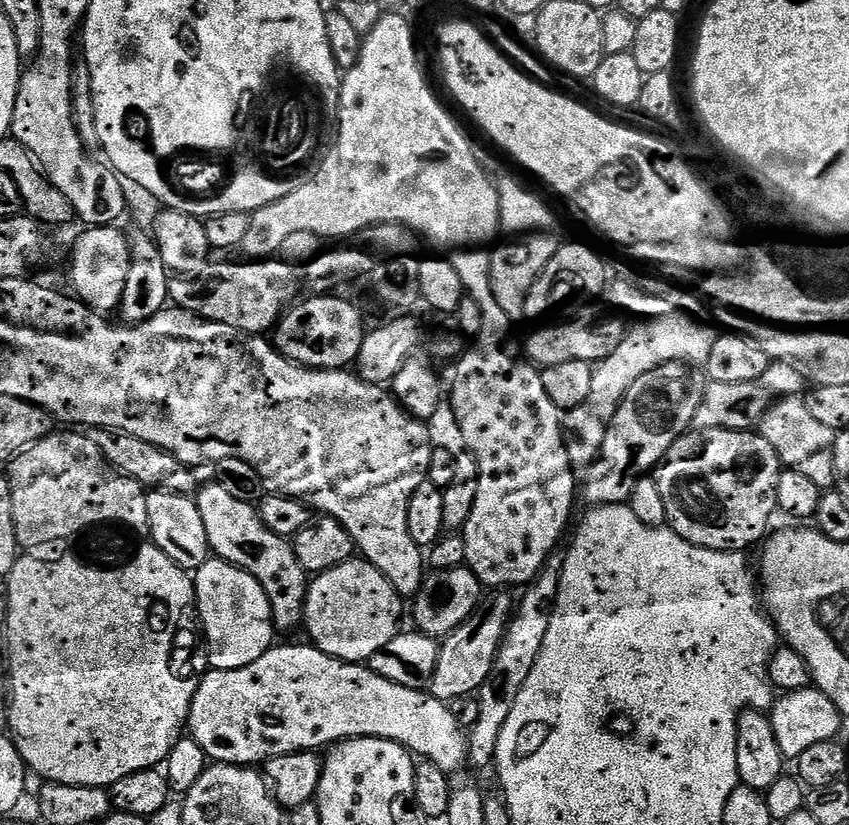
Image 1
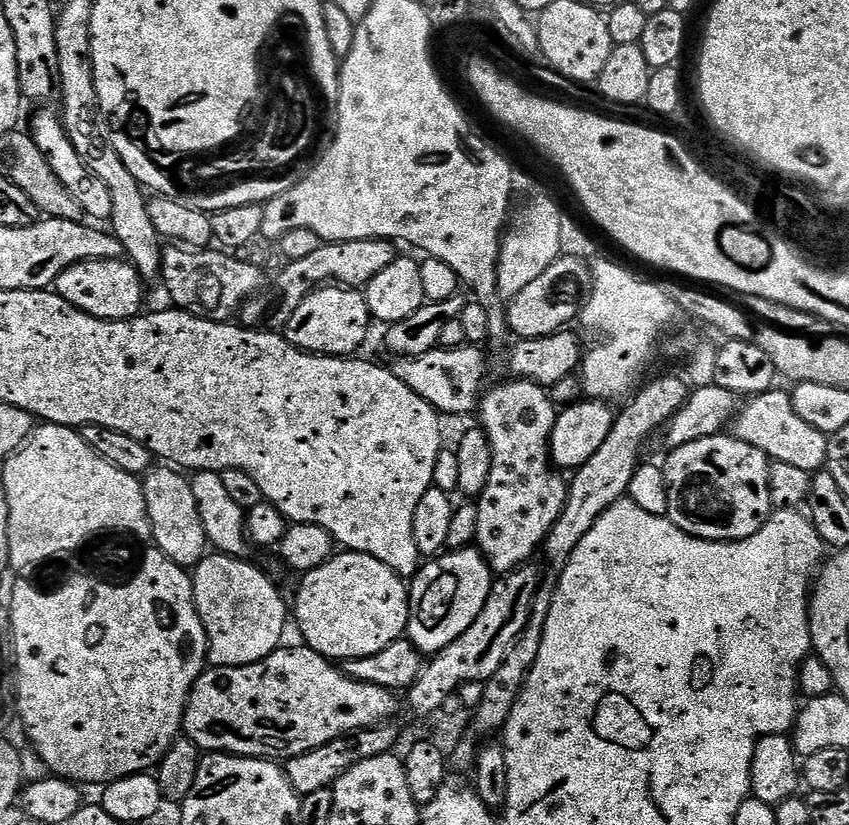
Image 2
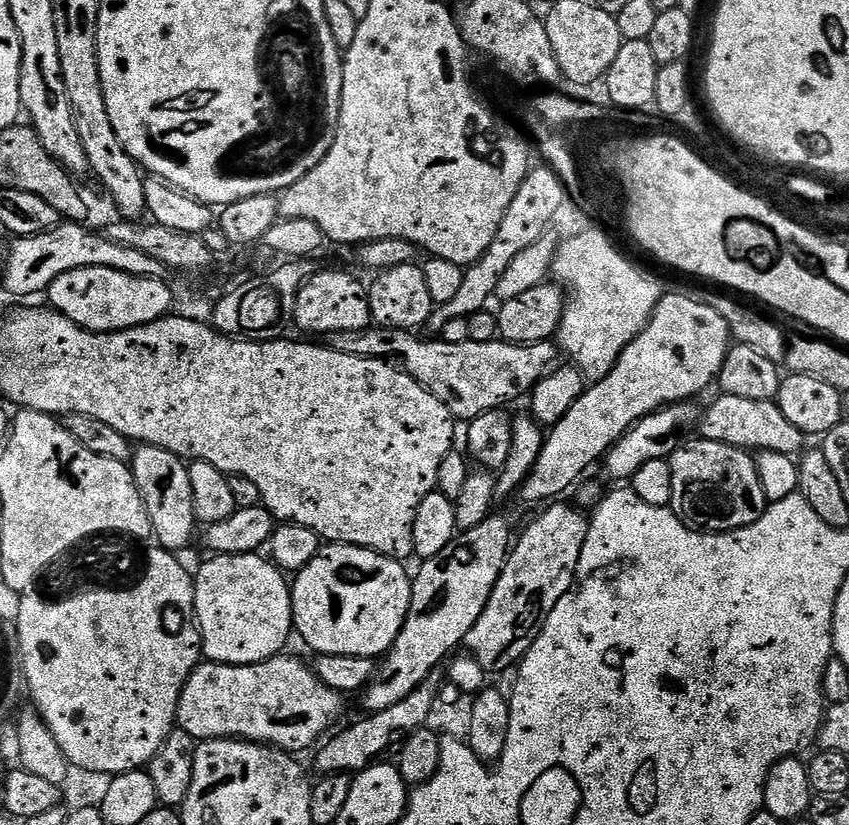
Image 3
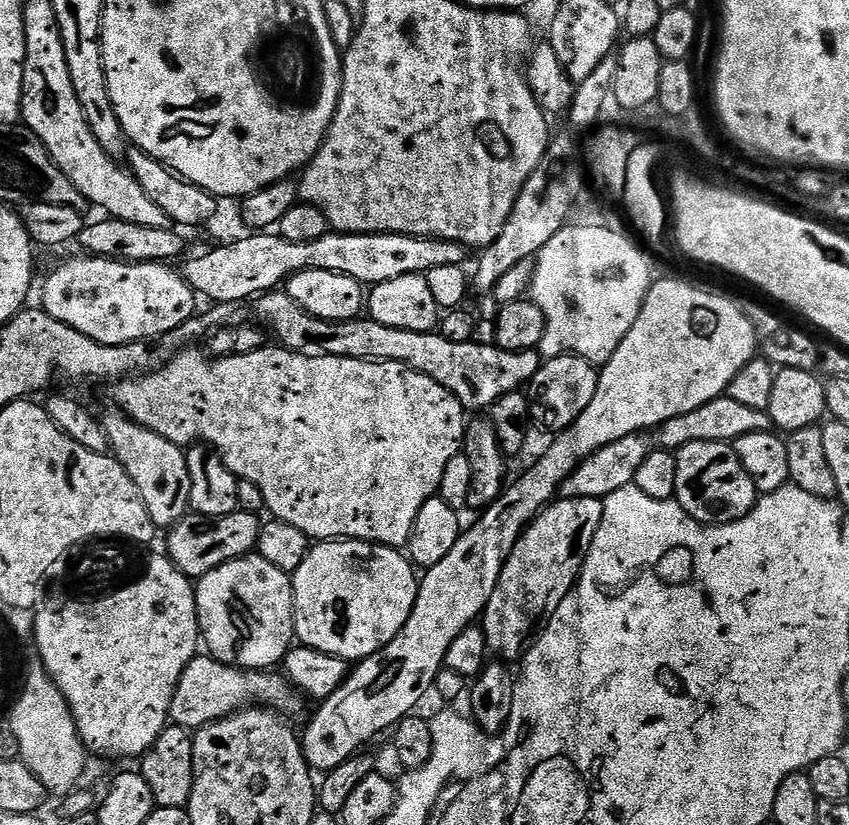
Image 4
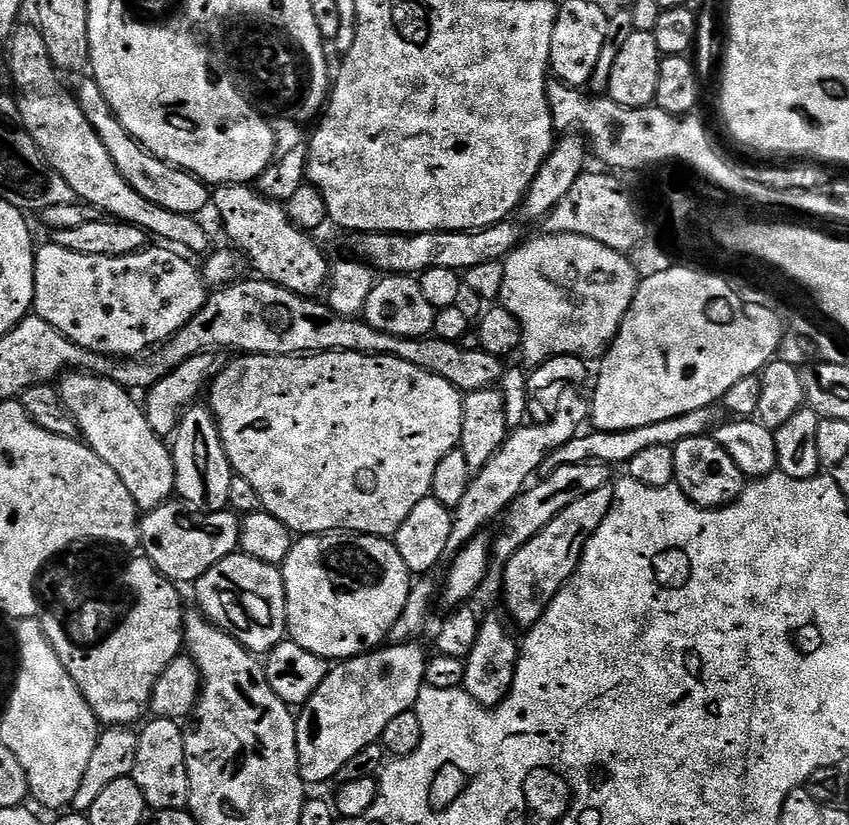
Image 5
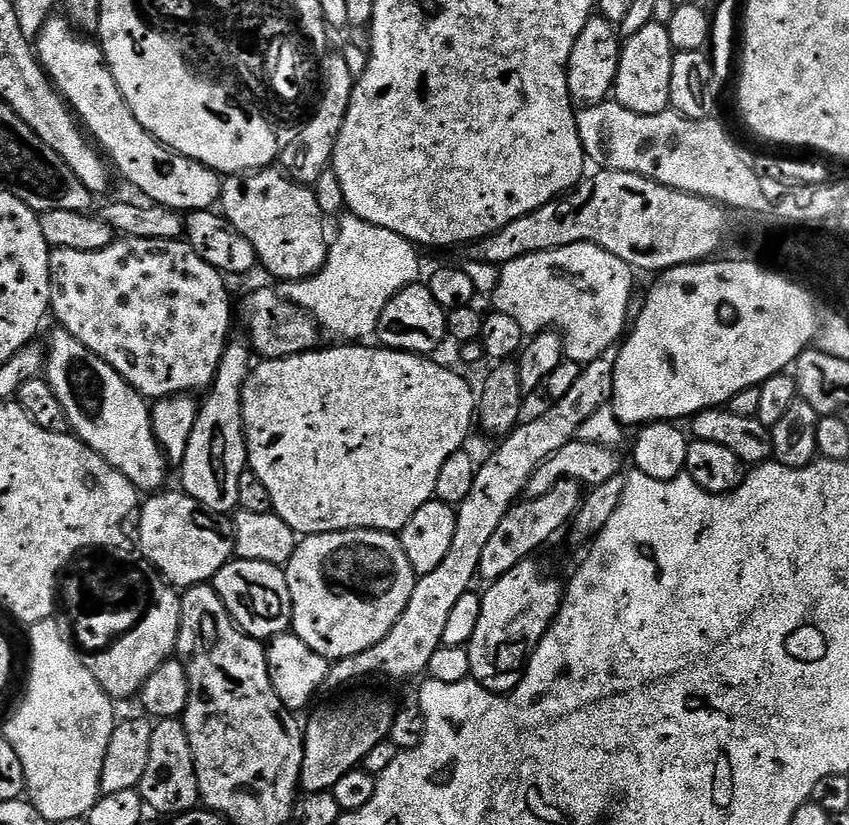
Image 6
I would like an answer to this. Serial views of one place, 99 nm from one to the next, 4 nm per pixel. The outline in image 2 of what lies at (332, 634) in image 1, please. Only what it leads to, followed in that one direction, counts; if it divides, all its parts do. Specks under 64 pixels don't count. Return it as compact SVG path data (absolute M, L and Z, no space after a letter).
M337 551L322 566L303 573L300 593L294 600L294 624L300 627L304 635L303 643L318 654L327 656L333 662L357 660L378 650L386 650L395 640L401 639L408 631L408 613L410 611L410 588L405 577L400 576L386 562L378 562L370 554Z

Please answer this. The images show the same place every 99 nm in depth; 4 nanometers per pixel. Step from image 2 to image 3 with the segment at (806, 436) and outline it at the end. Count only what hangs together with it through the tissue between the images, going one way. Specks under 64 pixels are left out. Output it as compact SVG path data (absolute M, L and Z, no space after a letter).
M717 395L717 400L709 408L703 409L698 425L701 437L710 442L722 442L735 448L774 452L796 458L805 451L806 437L798 426L786 419L786 414L776 405L775 400L755 400L754 398L734 398Z

